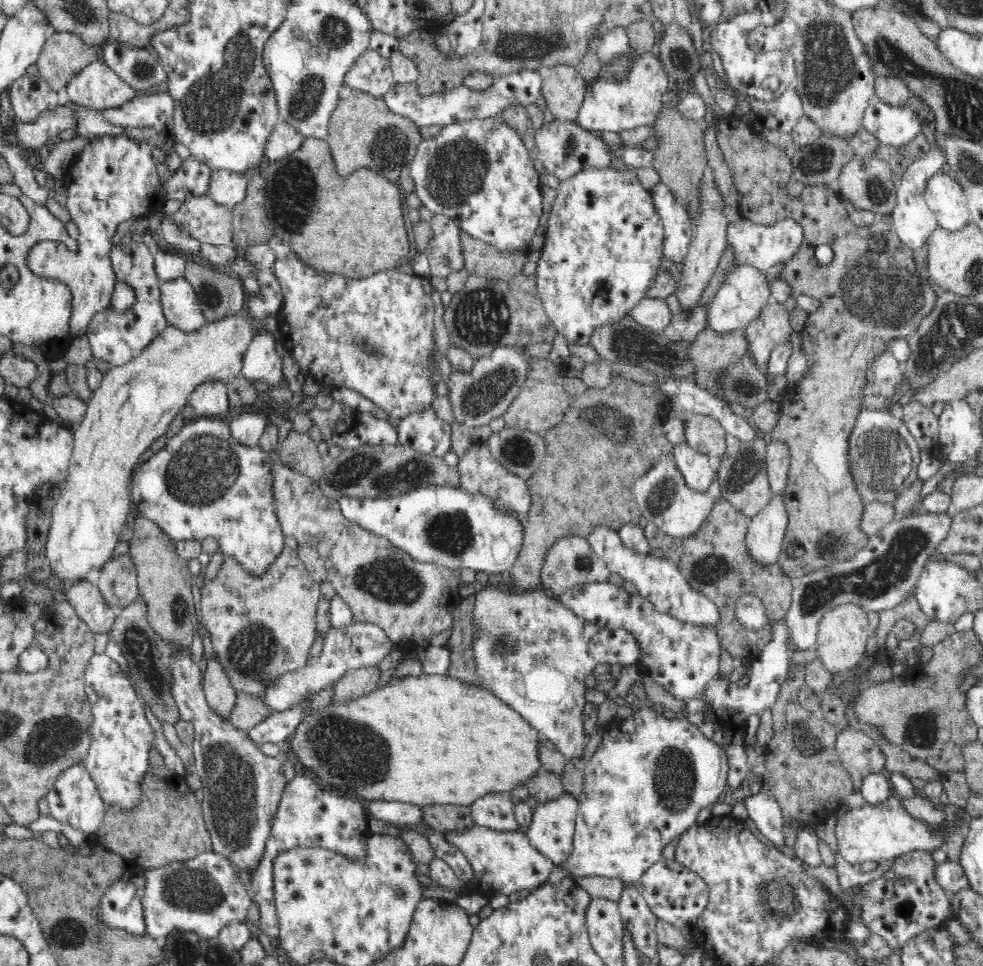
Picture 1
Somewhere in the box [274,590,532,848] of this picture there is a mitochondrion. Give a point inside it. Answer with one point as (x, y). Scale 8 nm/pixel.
(352, 754)

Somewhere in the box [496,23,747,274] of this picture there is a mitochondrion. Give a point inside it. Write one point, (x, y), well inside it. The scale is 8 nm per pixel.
(680, 59)

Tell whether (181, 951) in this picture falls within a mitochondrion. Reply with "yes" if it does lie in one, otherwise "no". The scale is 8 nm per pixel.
yes

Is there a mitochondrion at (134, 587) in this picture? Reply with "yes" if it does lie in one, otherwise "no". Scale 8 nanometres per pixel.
no

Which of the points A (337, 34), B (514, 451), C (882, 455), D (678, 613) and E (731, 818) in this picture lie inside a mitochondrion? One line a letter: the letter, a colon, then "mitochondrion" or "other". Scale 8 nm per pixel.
A: mitochondrion
B: mitochondrion
C: mitochondrion
D: other
E: other

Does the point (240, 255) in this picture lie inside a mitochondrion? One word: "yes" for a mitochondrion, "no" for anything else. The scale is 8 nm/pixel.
no

